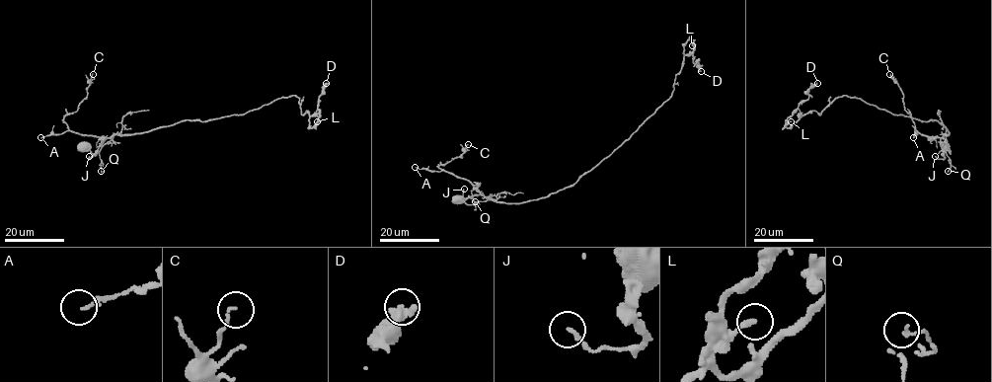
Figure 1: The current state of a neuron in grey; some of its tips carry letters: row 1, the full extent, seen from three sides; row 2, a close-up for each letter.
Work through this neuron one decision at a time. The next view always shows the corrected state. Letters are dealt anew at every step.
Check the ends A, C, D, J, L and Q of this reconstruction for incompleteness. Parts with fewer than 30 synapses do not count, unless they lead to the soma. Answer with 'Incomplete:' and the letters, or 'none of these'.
Incomplete: none of these

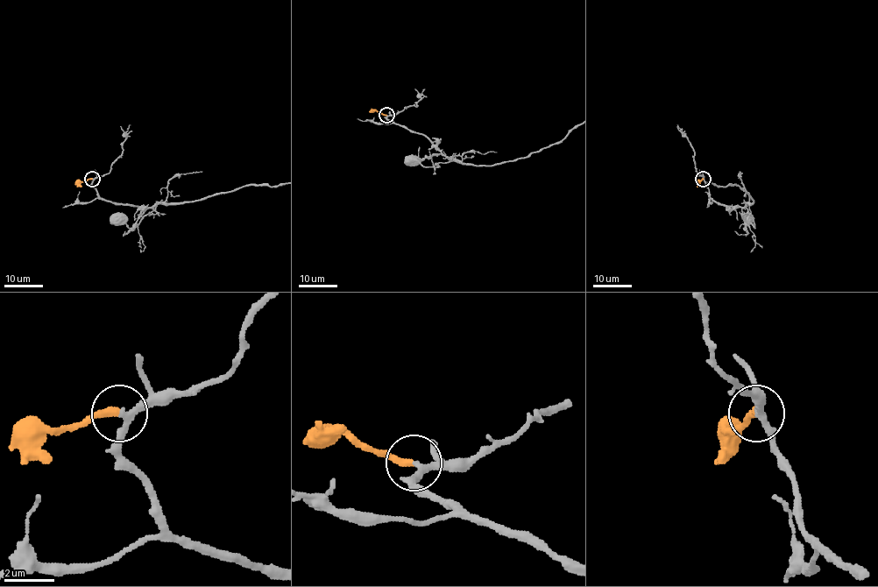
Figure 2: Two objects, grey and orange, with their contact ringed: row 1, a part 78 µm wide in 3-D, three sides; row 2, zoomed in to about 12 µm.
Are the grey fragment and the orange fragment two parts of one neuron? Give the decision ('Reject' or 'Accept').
Accept

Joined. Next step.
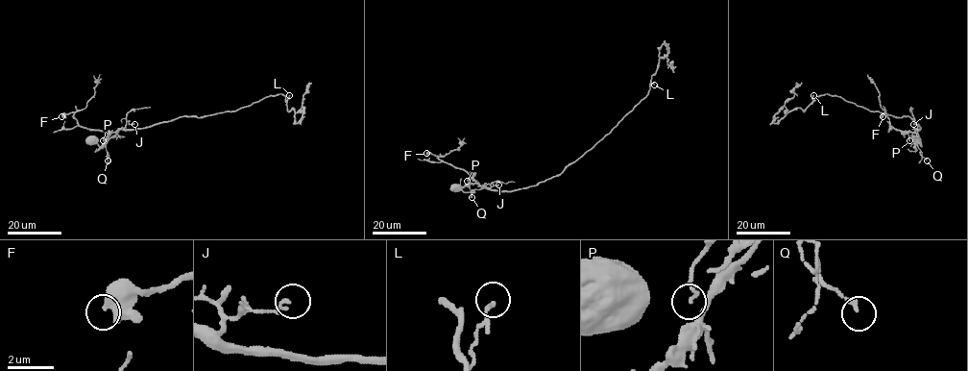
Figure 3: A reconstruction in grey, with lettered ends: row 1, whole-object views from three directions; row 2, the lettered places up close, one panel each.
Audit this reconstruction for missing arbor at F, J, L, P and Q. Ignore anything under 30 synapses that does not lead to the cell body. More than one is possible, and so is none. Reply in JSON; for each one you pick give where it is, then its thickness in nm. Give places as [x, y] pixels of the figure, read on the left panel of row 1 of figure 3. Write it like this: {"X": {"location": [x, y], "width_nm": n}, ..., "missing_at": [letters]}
{"missing_at": []}

